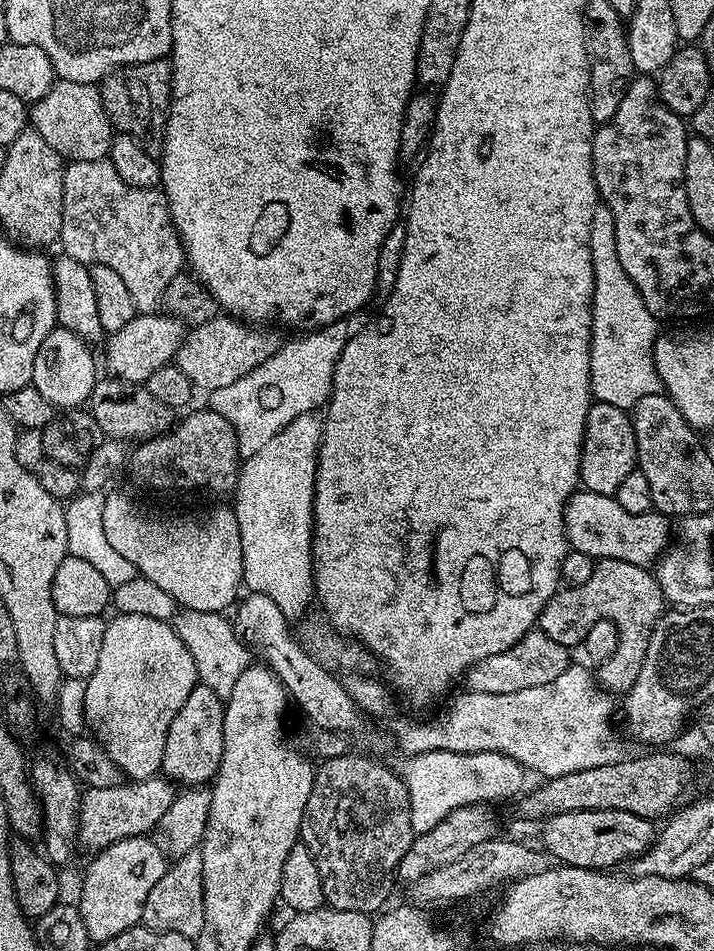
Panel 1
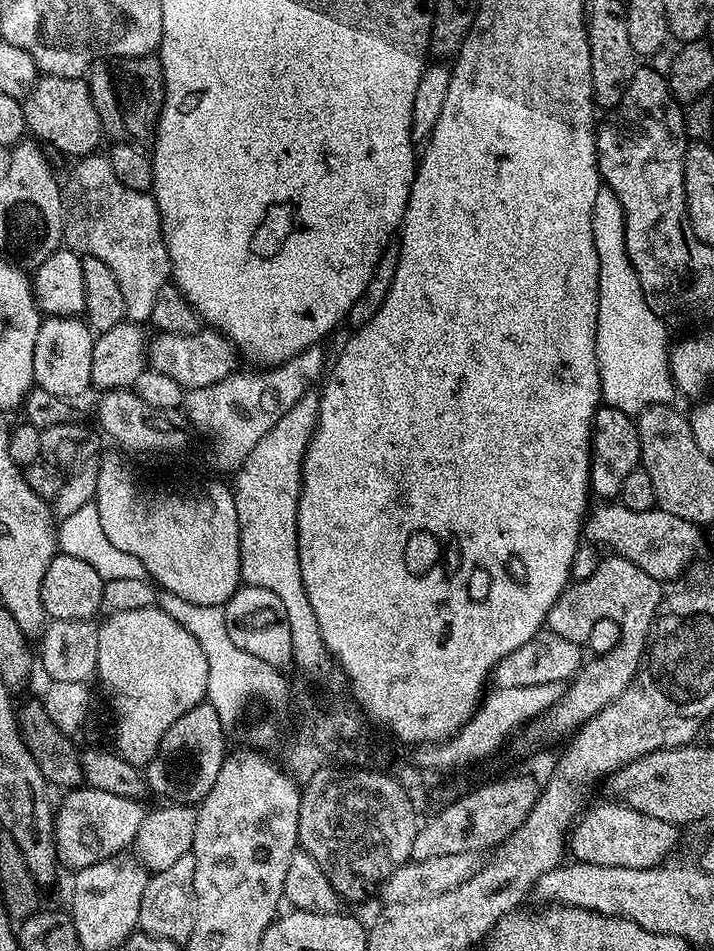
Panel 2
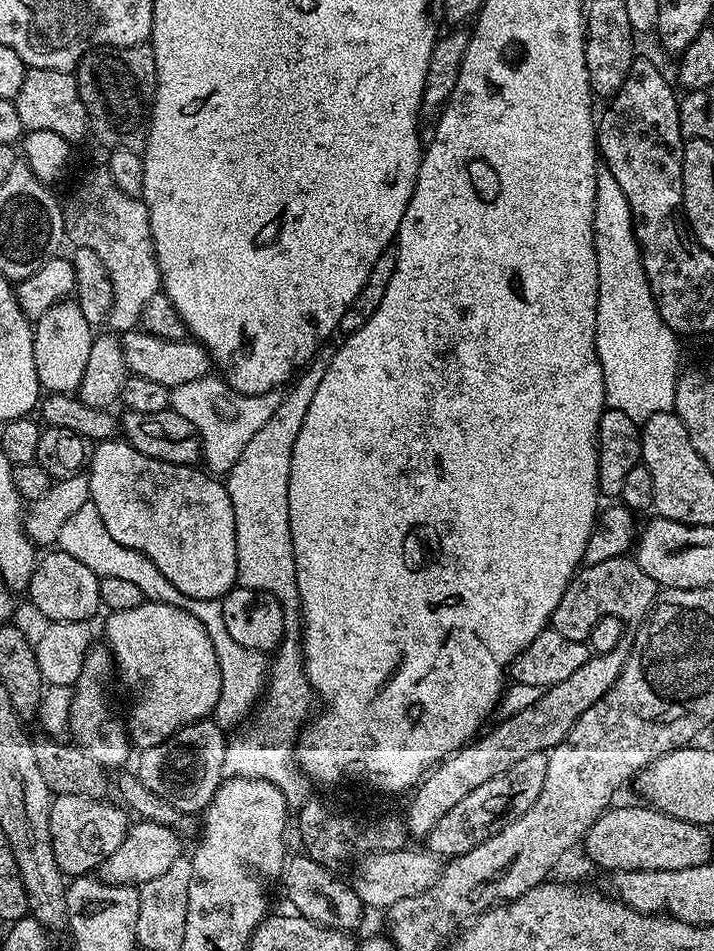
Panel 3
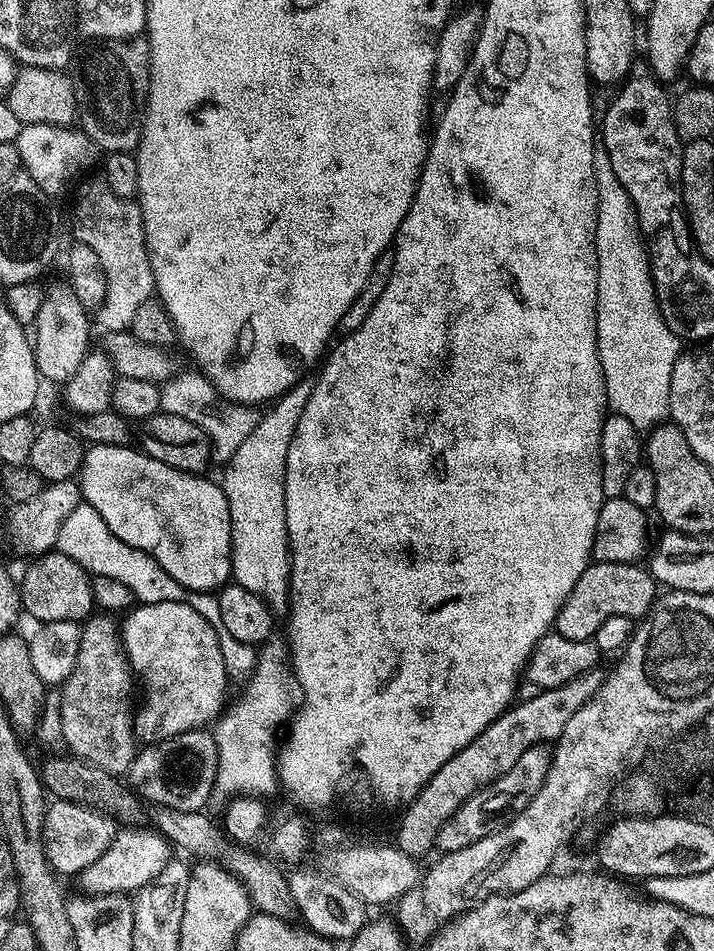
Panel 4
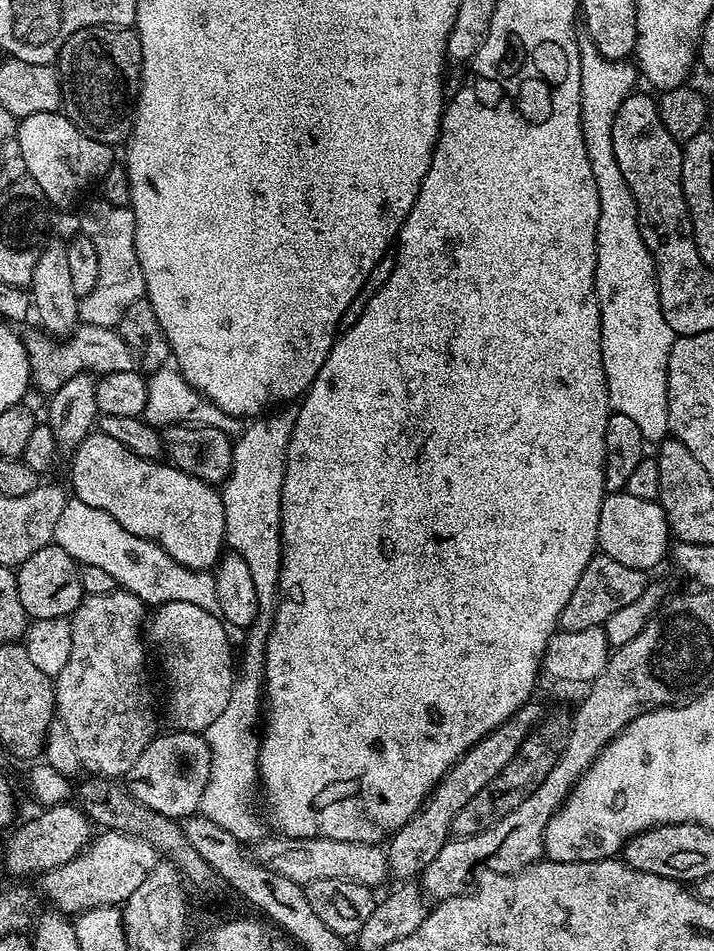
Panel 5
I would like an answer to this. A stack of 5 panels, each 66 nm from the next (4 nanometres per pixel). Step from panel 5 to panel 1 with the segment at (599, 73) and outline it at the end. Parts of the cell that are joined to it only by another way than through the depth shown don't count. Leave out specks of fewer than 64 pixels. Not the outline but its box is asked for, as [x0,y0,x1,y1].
[588,202,662,410]

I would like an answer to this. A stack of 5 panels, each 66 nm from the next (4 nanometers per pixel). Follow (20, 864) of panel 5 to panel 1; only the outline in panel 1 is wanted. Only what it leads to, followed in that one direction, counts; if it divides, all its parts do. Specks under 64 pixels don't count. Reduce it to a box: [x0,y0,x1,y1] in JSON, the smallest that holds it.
[79,774,177,854]

